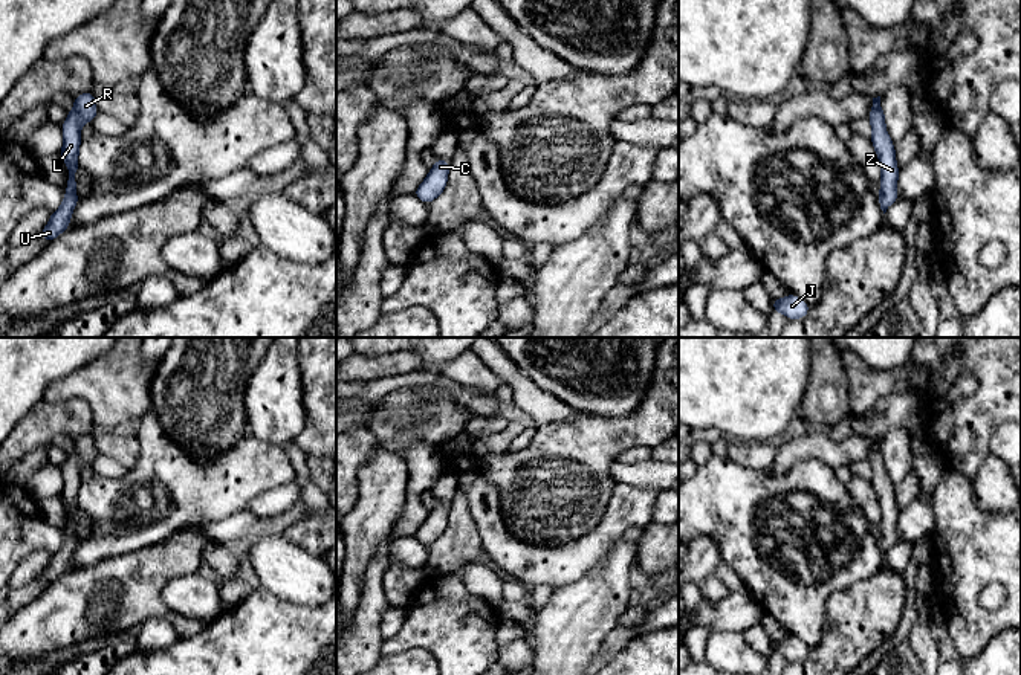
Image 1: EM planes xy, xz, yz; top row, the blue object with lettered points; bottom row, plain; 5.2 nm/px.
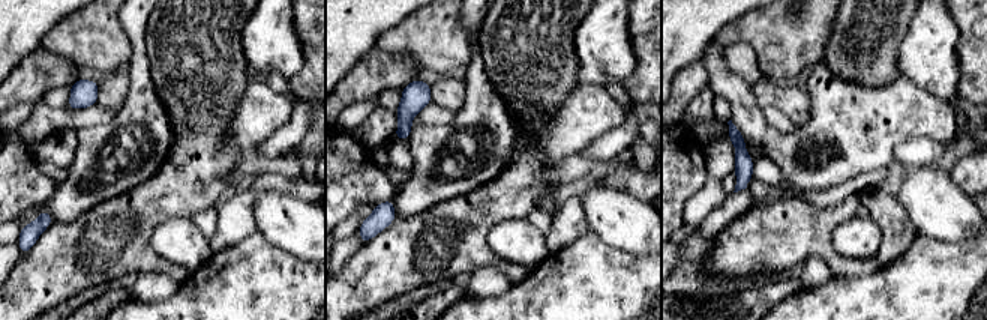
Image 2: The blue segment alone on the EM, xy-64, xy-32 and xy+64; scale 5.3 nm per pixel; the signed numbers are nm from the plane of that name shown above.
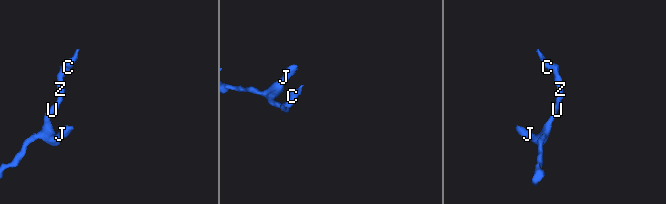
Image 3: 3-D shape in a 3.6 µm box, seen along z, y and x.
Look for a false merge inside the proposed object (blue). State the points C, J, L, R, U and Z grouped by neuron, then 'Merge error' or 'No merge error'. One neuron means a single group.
Groups: C J L R U Z. No merge error

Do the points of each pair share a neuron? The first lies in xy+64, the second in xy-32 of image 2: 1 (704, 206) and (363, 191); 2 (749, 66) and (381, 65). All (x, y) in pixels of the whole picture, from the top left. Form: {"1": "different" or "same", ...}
{"1": "different", "2": "same"}

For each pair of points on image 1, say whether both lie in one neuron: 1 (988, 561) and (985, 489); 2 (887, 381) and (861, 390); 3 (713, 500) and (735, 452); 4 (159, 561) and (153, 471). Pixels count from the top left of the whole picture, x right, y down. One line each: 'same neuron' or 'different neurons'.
1: different neurons
2: same neuron
3: different neurons
4: different neurons

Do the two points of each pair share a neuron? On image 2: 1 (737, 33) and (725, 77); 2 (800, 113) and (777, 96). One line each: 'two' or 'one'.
1: two
2: one

